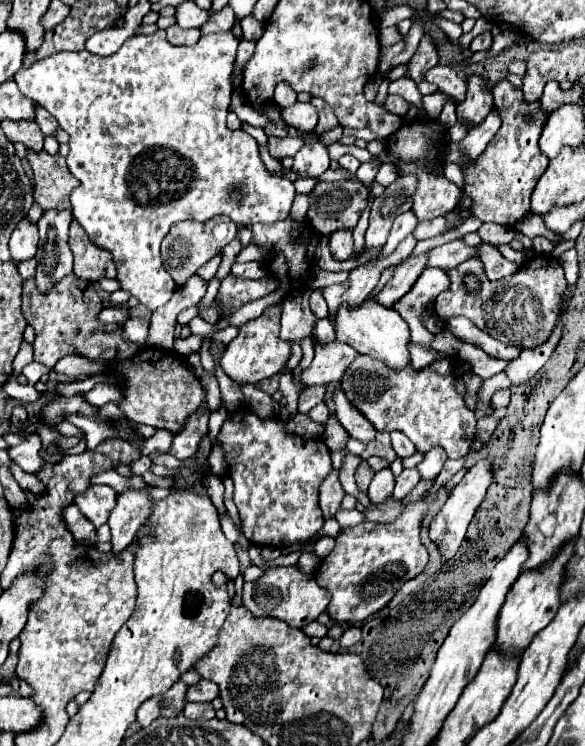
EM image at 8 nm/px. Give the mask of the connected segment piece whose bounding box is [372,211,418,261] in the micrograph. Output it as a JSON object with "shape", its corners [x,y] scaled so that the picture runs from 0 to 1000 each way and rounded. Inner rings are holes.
{"shape":[[[694,283],[694,286],[680,288],[680,291],[674,294],[674,302],[670,302],[670,310],[667,310],[667,315],[663,315],[663,323],[660,323],[660,328],[656,328],[656,334],[653,334],[653,342],[643,345],[643,347],[636,347],[636,350],[646,350],[646,347],[663,345],[667,336],[674,336],[677,328],[680,328],[694,315],[701,315],[701,312],[708,310],[711,299],[715,299],[715,294],[711,294],[711,288],[708,288],[704,283]]]}

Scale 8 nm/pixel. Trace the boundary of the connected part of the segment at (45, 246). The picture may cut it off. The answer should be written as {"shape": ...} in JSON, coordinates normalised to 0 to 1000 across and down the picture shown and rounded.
{"shape":[[[75,283],[65,296],[65,358],[62,382],[82,390],[99,374],[123,363],[123,336],[116,331],[116,304],[123,299],[123,283]]]}

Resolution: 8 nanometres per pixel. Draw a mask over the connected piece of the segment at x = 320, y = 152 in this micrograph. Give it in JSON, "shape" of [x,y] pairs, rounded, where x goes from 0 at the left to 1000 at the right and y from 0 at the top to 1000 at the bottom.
{"shape":[[[540,192],[540,194],[520,194],[506,210],[503,210],[503,221],[499,229],[509,232],[509,237],[520,240],[540,240],[547,237],[554,229],[561,229],[564,224],[564,210],[554,194]]]}

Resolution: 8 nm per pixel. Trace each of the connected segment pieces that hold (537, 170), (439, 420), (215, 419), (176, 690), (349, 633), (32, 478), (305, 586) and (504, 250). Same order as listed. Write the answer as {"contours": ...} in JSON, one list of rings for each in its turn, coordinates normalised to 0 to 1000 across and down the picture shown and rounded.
{"contours":[[[[865,106],[841,117],[841,130],[844,146],[858,160],[858,170],[834,192],[831,202],[810,213],[810,218],[790,224],[793,259],[807,264],[807,286],[817,294],[879,304],[882,296],[906,286],[906,259],[940,218],[940,213],[920,197],[920,186],[926,170],[933,168],[937,151],[926,149],[923,135],[899,138],[892,122],[875,117],[875,111]]],[[[636,481],[629,487],[598,487],[581,519],[591,524],[591,535],[619,551],[643,578],[687,578],[715,605],[728,607],[738,599],[756,599],[769,615],[786,615],[803,605],[817,562],[810,551],[793,543],[773,503],[749,503],[735,497],[735,489],[721,497],[708,497],[701,487],[691,497],[667,497],[660,487]]],[[[379,546],[376,551],[369,551],[369,554],[359,556],[359,578],[356,578],[359,591],[369,591],[369,583],[373,583],[376,572],[379,572],[379,564],[383,564],[383,562],[386,562],[386,548],[383,548],[383,546]]],[[[315,913],[297,916],[284,929],[263,932],[253,940],[243,942],[236,950],[236,969],[239,975],[253,975],[267,961],[301,961],[311,956],[311,948],[318,945],[318,926],[321,918]]],[[[602,838],[602,840],[595,840],[588,849],[585,849],[585,854],[578,857],[578,862],[581,862],[581,867],[598,867],[598,865],[605,865],[605,862],[612,862],[615,859],[615,840],[612,838]]],[[[21,621],[21,637],[24,637],[24,642],[31,645],[31,650],[41,655],[41,658],[48,658],[48,661],[55,661],[55,664],[68,664],[68,658],[75,658],[75,650],[68,647],[68,642],[62,639],[62,637],[51,637],[51,634],[41,634],[27,621]]],[[[472,760],[458,763],[438,782],[417,782],[417,814],[438,827],[468,827],[496,840],[520,840],[540,832],[564,808],[564,795],[544,784],[537,771],[516,768],[509,760]]],[[[868,327],[850,328],[848,331],[867,349],[877,353],[891,355],[899,349],[896,339],[879,336]]]]}

